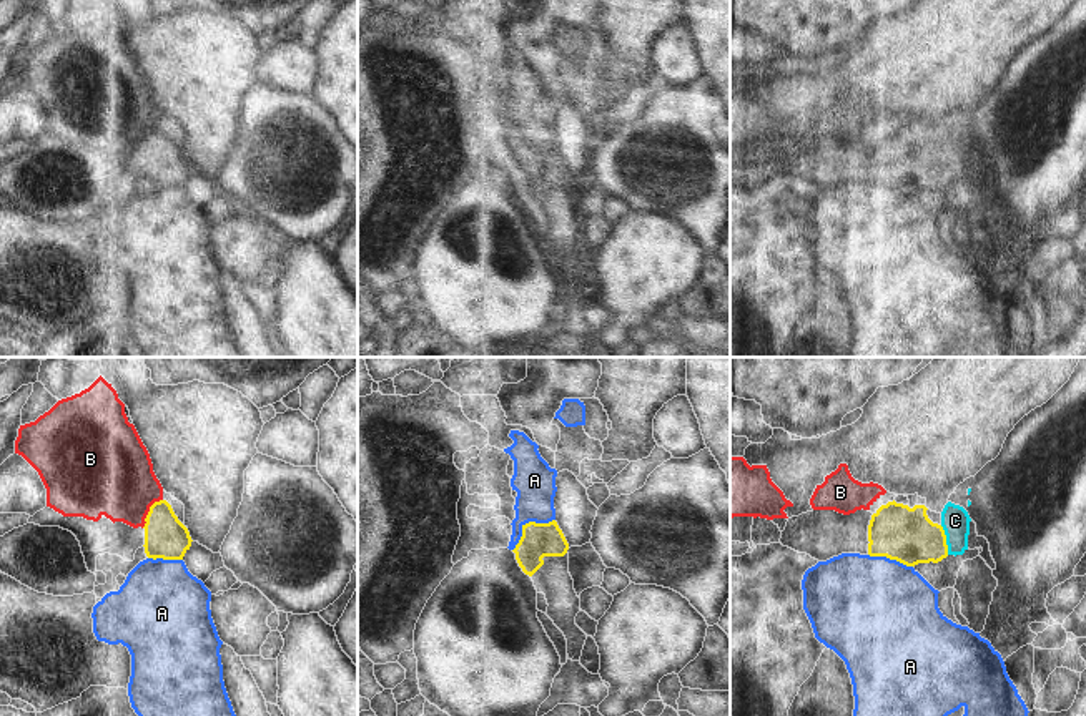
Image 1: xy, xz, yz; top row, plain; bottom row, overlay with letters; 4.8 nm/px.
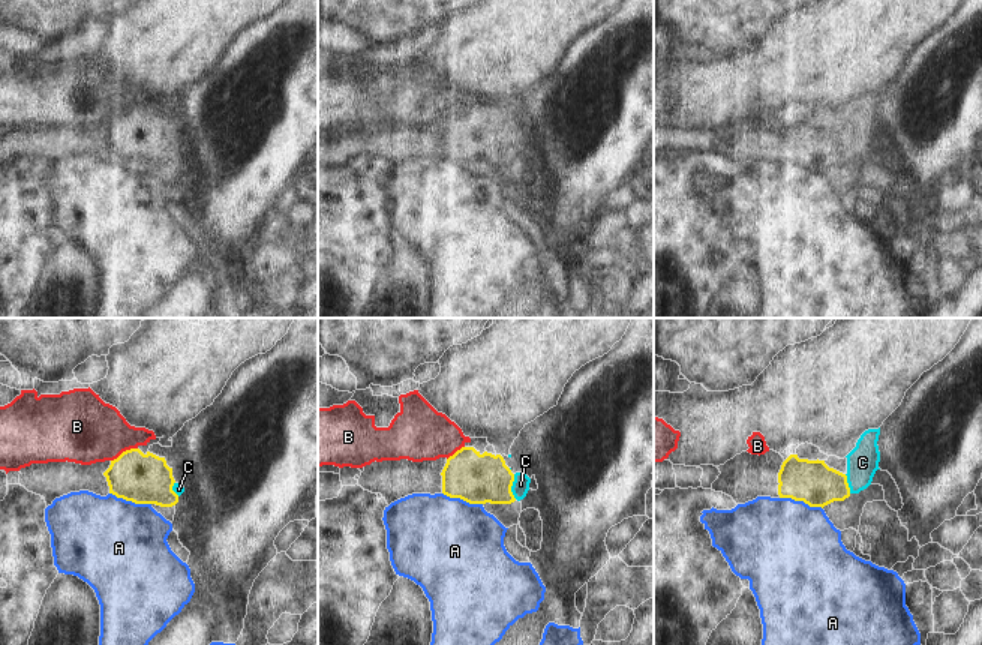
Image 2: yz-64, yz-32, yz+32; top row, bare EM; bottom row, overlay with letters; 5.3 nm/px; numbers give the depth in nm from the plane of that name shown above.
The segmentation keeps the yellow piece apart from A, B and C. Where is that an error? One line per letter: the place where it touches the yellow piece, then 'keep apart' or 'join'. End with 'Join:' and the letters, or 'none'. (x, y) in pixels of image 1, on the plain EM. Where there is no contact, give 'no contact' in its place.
A: xz (526, 152) | keep apart
B: xy (148, 140) | keep apart
C: yz (945, 168) | join
Join: C

